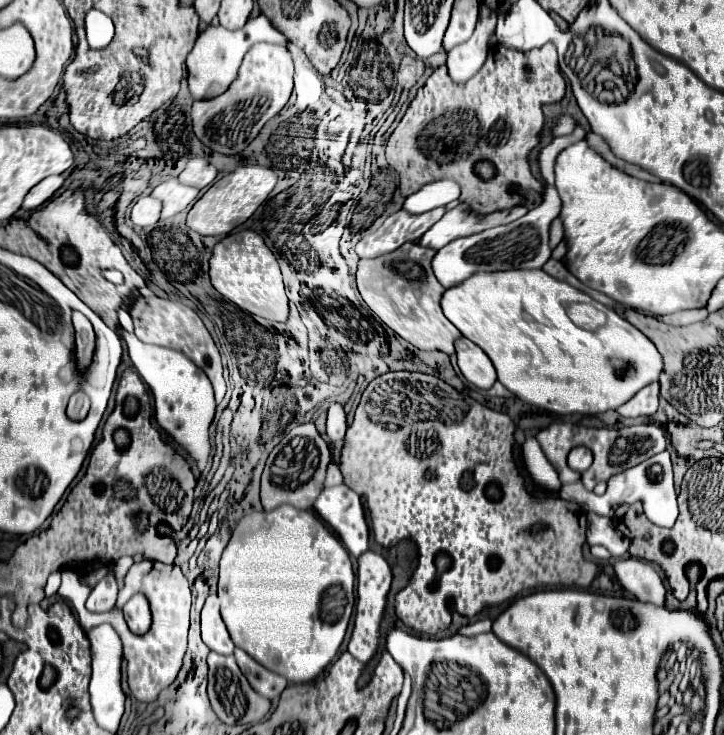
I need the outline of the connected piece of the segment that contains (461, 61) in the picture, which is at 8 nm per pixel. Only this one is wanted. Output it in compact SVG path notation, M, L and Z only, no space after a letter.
M477 21L475 33L471 35L471 39L449 51L447 69L453 83L463 85L481 69L487 57L489 39L495 33L495 23L497 21Z

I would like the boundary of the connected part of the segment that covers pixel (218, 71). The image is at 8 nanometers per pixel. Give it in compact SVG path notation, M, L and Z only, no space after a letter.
M257 19L247 21L247 25L243 29L239 29L239 31L229 31L229 29L221 27L221 25L219 27L211 27L209 25L199 35L193 51L187 55L187 71L189 71L187 81L189 81L189 91L191 91L193 99L195 101L199 101L199 99L213 99L213 97L225 93L227 87L237 77L237 71L239 71L243 55L257 41L271 41L271 43L277 43L277 45L279 43L287 45L287 39L281 37L281 33L267 21L257 21Z

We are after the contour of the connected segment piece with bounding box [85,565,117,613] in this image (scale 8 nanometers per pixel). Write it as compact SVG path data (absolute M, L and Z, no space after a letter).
M113 565L109 569L111 569L111 573L91 591L91 595L85 603L87 611L91 611L91 613L105 613L105 611L111 611L115 607L117 583L115 583L115 577L113 577Z

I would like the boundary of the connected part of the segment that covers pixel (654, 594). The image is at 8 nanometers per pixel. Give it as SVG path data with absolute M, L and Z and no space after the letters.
M635 557L619 559L615 563L615 573L623 589L635 595L639 601L653 603L655 607L665 607L665 587L651 563Z

